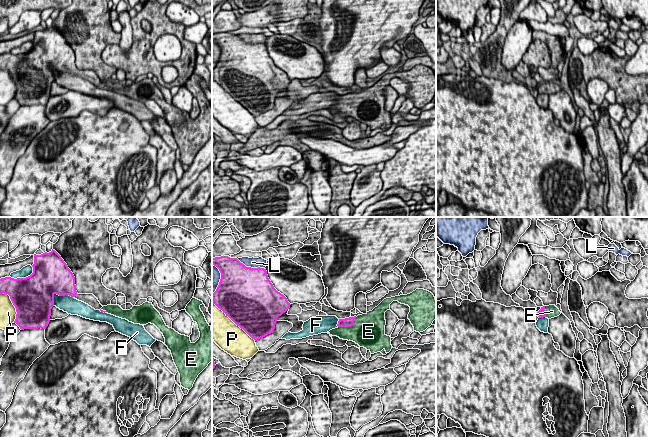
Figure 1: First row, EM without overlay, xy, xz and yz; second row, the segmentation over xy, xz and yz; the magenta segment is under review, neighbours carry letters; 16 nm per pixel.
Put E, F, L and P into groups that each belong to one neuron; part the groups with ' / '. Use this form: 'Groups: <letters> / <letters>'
Groups: E / F / L / P

